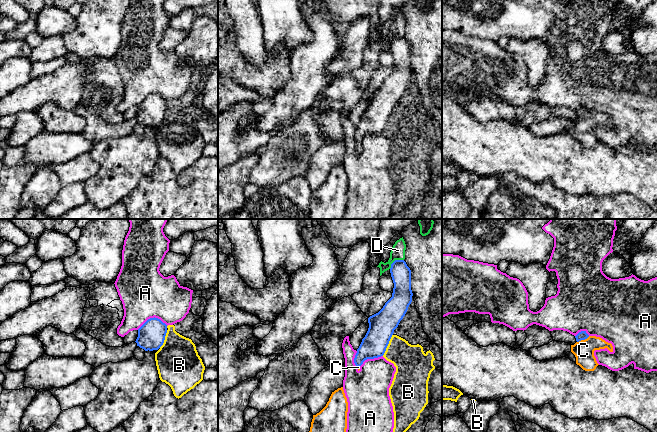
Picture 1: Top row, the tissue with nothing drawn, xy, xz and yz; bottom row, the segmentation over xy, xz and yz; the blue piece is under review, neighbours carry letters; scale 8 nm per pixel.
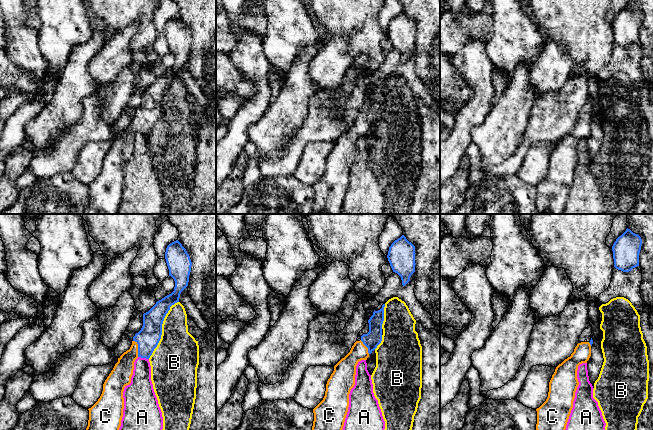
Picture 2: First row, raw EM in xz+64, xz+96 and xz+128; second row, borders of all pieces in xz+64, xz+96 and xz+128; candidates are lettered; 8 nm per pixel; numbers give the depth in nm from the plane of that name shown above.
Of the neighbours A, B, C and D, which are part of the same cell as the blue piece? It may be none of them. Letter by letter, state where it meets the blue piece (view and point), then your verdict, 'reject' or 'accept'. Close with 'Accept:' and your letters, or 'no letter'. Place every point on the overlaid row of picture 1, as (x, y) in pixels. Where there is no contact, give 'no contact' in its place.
A: contact xy (152, 318); reject
B: contact xz (387, 345); reject
C: contact yz (583, 339); accept
D: contact xz (395, 260); reject
Accept: C

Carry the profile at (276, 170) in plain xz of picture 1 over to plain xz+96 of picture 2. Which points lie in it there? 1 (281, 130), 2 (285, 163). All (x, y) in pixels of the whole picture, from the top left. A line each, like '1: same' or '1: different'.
1: different
2: same

